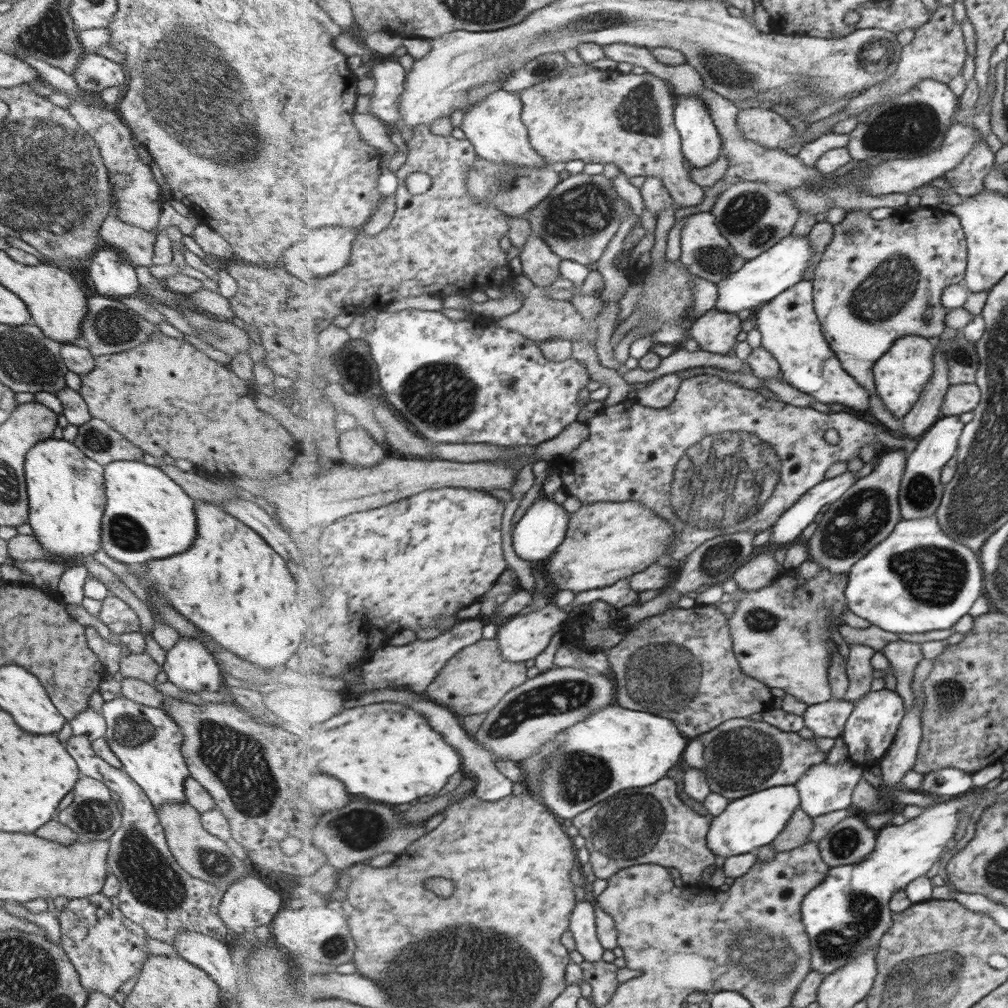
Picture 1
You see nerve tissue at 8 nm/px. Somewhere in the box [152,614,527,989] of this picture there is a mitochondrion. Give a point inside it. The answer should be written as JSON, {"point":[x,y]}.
{"point":[238,761]}

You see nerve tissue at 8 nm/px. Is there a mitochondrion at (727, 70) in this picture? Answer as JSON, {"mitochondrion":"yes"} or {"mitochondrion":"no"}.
{"mitochondrion":"yes"}

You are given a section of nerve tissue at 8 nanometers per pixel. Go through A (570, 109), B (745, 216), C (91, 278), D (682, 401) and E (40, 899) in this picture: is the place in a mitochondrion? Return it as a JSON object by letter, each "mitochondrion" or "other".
{"A":"mitochondrion","B":"mitochondrion","C":"other","D":"other","E":"other"}

